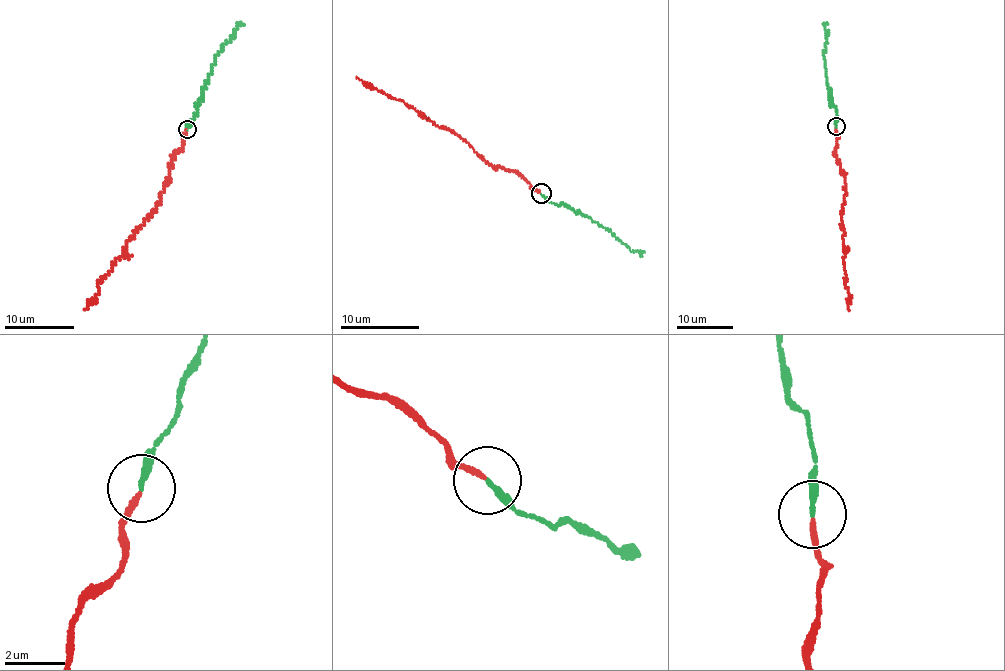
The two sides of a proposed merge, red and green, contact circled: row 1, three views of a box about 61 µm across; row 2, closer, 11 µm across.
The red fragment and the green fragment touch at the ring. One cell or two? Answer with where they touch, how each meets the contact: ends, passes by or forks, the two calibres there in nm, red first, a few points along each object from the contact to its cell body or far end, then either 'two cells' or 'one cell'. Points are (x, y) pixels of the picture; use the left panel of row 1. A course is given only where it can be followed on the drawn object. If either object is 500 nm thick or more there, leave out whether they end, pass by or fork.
at (187, 129); red ends there; green ends there; 170 nm thick on the red side, 200 nm on the other; red runs (187, 130), (184, 148), (172, 160), (160, 203), (128, 243), (124, 255), (101, 281), (96, 299), (85, 310); green runs (187, 130), (215, 55), (233, 36), (240, 23); two cells

